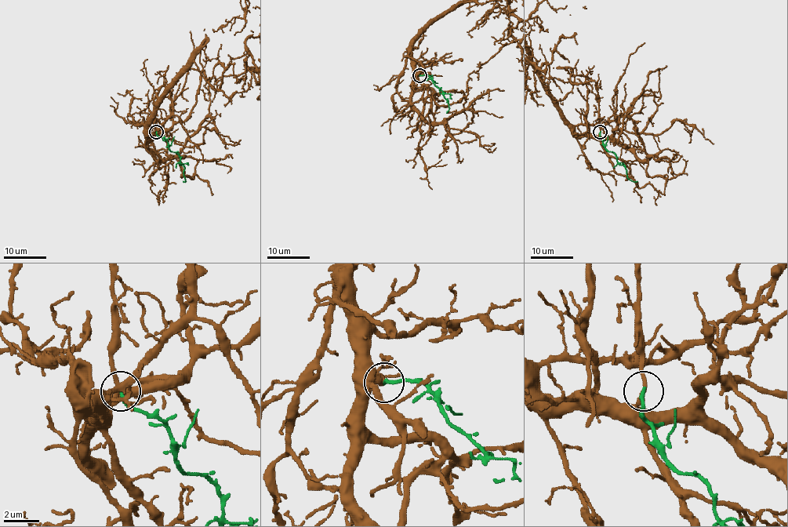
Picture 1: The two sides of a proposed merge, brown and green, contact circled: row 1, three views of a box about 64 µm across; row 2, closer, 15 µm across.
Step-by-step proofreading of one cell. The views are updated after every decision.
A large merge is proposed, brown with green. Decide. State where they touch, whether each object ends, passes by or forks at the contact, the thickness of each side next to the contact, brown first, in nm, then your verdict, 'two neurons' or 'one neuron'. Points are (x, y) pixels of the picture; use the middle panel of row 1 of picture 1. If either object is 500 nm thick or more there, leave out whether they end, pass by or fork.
place (419, 75); brown passes by; green ends; calibres 280 and 200 nm; one neuron

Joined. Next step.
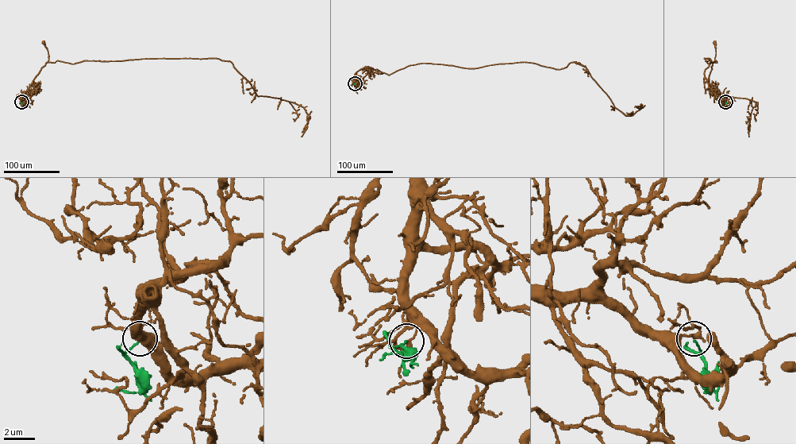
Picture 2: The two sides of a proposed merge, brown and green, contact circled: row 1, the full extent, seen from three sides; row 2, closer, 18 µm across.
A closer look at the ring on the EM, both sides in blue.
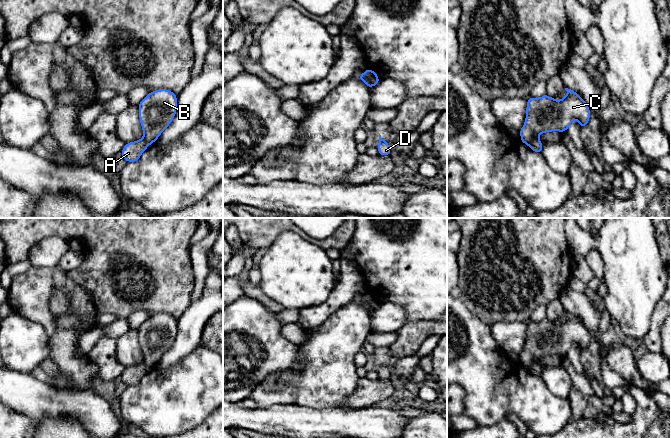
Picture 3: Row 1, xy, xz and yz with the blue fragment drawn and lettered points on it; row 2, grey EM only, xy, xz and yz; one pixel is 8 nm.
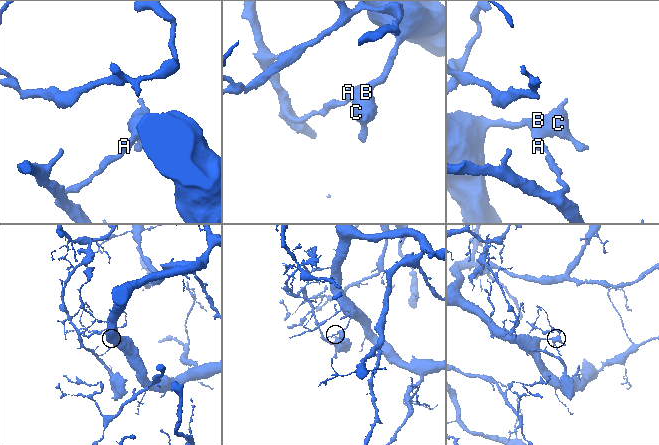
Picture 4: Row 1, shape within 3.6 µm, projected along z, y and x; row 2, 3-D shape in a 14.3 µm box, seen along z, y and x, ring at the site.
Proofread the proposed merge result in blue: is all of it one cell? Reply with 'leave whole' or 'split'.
split

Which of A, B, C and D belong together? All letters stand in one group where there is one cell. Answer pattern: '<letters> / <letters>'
A / B C D

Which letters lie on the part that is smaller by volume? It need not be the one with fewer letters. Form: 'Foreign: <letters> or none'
Foreign: A

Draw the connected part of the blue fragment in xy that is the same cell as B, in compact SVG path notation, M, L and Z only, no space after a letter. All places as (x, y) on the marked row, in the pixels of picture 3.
M168 89L150 92L139 104L143 139L152 144L173 121L177 111L177 95Z

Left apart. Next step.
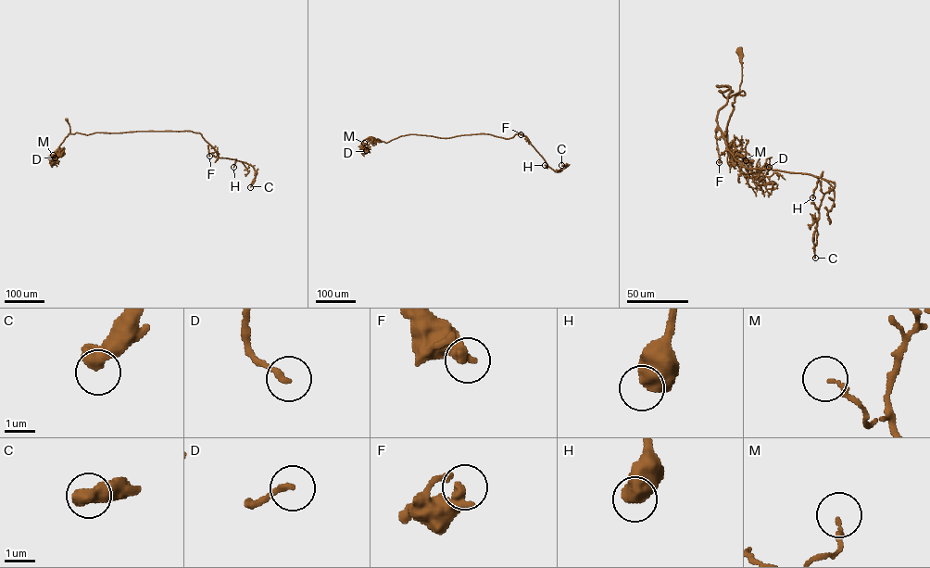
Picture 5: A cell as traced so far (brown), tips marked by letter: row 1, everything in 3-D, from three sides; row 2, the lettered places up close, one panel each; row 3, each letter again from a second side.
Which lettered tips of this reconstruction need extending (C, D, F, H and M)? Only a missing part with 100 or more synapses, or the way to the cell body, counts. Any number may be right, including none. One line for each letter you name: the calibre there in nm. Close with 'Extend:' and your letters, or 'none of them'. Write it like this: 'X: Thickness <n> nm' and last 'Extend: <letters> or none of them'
Extend: none of them

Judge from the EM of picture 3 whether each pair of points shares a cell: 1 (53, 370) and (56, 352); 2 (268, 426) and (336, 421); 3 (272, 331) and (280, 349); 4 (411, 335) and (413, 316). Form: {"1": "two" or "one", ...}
{"1": "two", "2": "one", "3": "one", "4": "two"}

